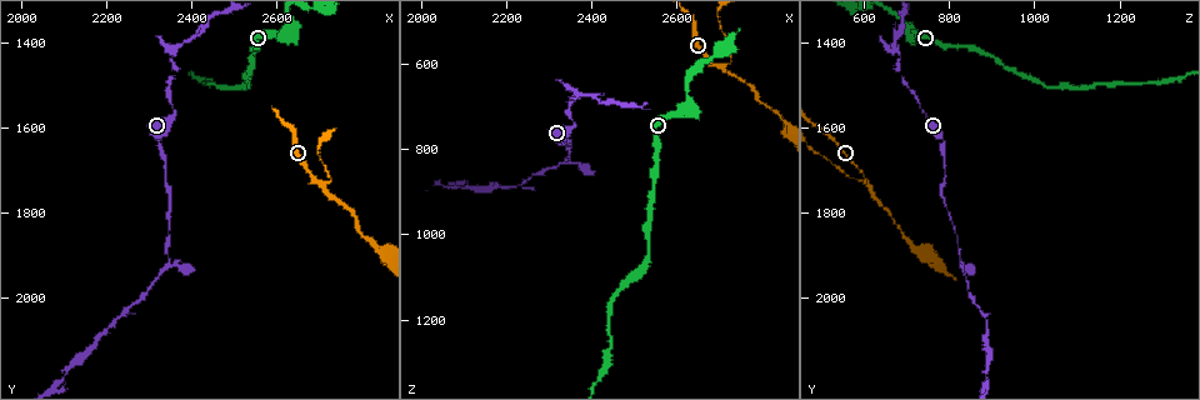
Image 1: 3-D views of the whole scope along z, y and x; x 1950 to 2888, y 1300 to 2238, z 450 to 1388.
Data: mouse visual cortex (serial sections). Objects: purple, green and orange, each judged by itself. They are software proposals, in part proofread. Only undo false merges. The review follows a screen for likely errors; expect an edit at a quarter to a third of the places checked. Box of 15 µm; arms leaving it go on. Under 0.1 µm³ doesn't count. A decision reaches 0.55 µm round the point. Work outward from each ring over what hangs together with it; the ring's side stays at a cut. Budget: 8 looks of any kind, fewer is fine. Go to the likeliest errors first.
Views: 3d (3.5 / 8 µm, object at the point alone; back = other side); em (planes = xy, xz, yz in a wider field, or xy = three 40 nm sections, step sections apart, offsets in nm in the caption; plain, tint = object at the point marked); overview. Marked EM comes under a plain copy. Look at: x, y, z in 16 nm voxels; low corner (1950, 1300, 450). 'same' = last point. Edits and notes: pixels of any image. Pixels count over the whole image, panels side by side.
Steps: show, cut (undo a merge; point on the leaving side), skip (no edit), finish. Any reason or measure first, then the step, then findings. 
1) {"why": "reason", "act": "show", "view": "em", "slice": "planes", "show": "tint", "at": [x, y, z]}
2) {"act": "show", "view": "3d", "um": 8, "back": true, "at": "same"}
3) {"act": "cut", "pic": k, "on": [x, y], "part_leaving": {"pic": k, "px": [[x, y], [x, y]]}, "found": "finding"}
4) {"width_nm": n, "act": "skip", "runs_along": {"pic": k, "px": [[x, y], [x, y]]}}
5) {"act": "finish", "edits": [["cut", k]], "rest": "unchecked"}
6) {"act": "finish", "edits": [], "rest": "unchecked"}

{"why": "sharp bend", "act": "show", "view": "em", "slice": "xy", "step": 3, "show": "tint", "at": [2695, 1735, 605]}

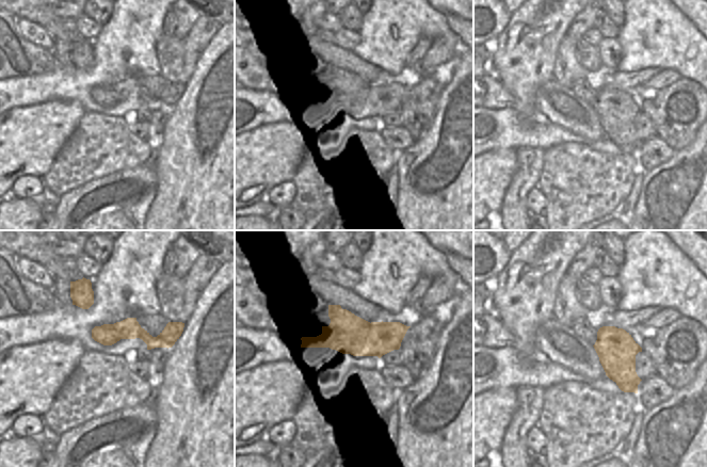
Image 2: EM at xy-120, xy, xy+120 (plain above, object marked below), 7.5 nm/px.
{"act": "show", "view": "3d", "um": 3.5, "at": "same"}

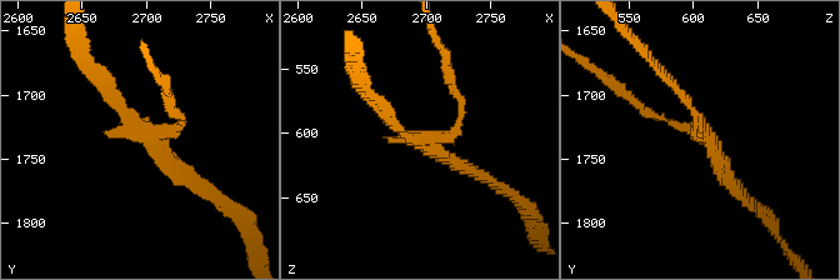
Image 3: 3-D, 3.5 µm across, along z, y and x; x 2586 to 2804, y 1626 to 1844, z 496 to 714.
{"act": "cut", "pic": 3, "on": [461, 101], "found": "a second cell is stuck on"}

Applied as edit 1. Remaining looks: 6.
{"why": "sharp bend", "act": "show", "view": "3d", "um": 3.5, "at": [2620, 1375, 715]}

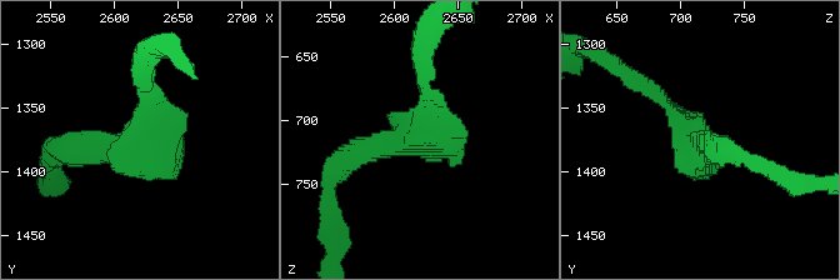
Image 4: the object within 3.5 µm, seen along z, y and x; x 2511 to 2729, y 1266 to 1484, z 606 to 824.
{"why": "shape alone is not enough", "act": "show", "view": "em", "slice": "xy", "step": 1, "show": "tint", "at": [2620, 1372, 710]}

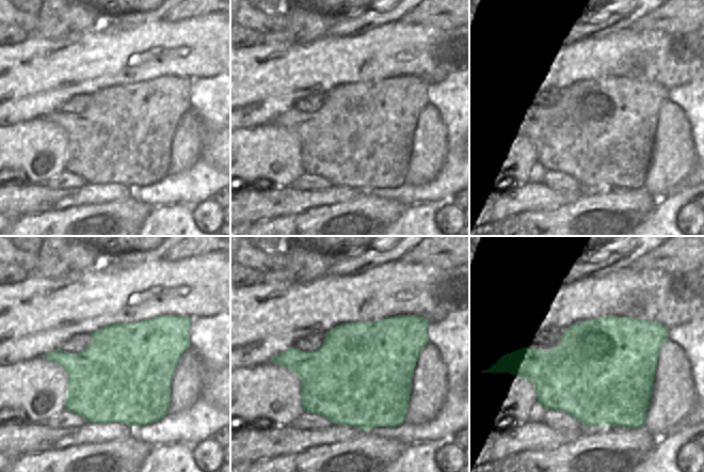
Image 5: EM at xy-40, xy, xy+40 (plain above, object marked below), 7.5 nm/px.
{"act": "show", "view": "em", "slice": "xy", "step": 2, "show": "tint", "at": "same"}

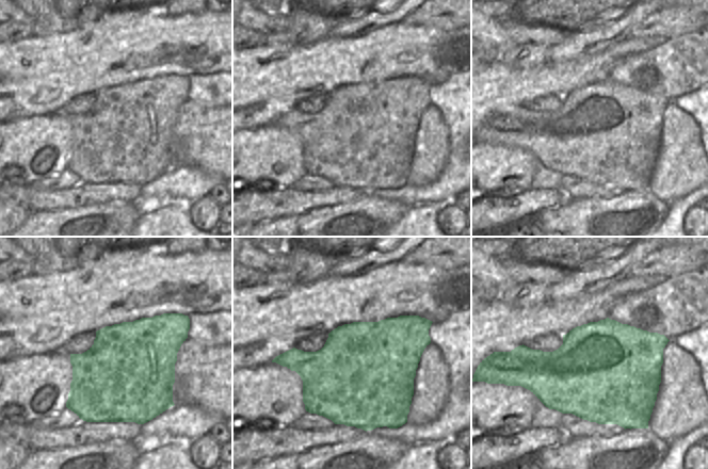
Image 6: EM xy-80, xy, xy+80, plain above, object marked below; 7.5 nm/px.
{"act": "skip", "runs_along": {"pic": 4, "px": [[348, 160], [424, 131], [424, 78]]}, "found": "all the same cell"}

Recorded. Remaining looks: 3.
{"why": "narrows sharply", "act": "show", "view": "3d", "um": 3.5, "at": [2355, 1470, 685]}

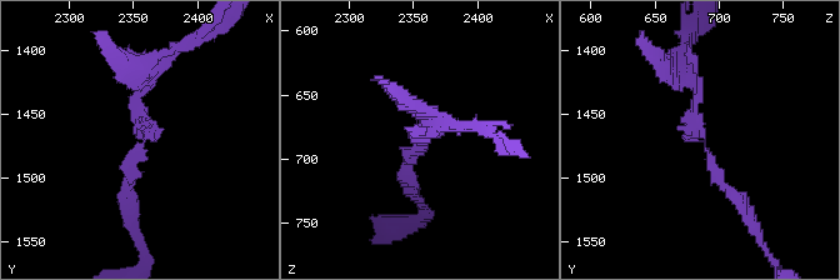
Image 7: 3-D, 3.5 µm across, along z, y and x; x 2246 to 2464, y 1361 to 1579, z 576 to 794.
{"arm_widths_nm": [150, 200], "act": "cut", "pic": 7, "on": [174, 50], "part_leaving": {"pic": 7, "px": [[134, 104], [164, 58], [199, 35]]}, "found": "two cells meet here"}

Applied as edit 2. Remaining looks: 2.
{"act": "finish", "edits": [["cut", 3], ["cut", 7]], "rest": "unchecked"}

